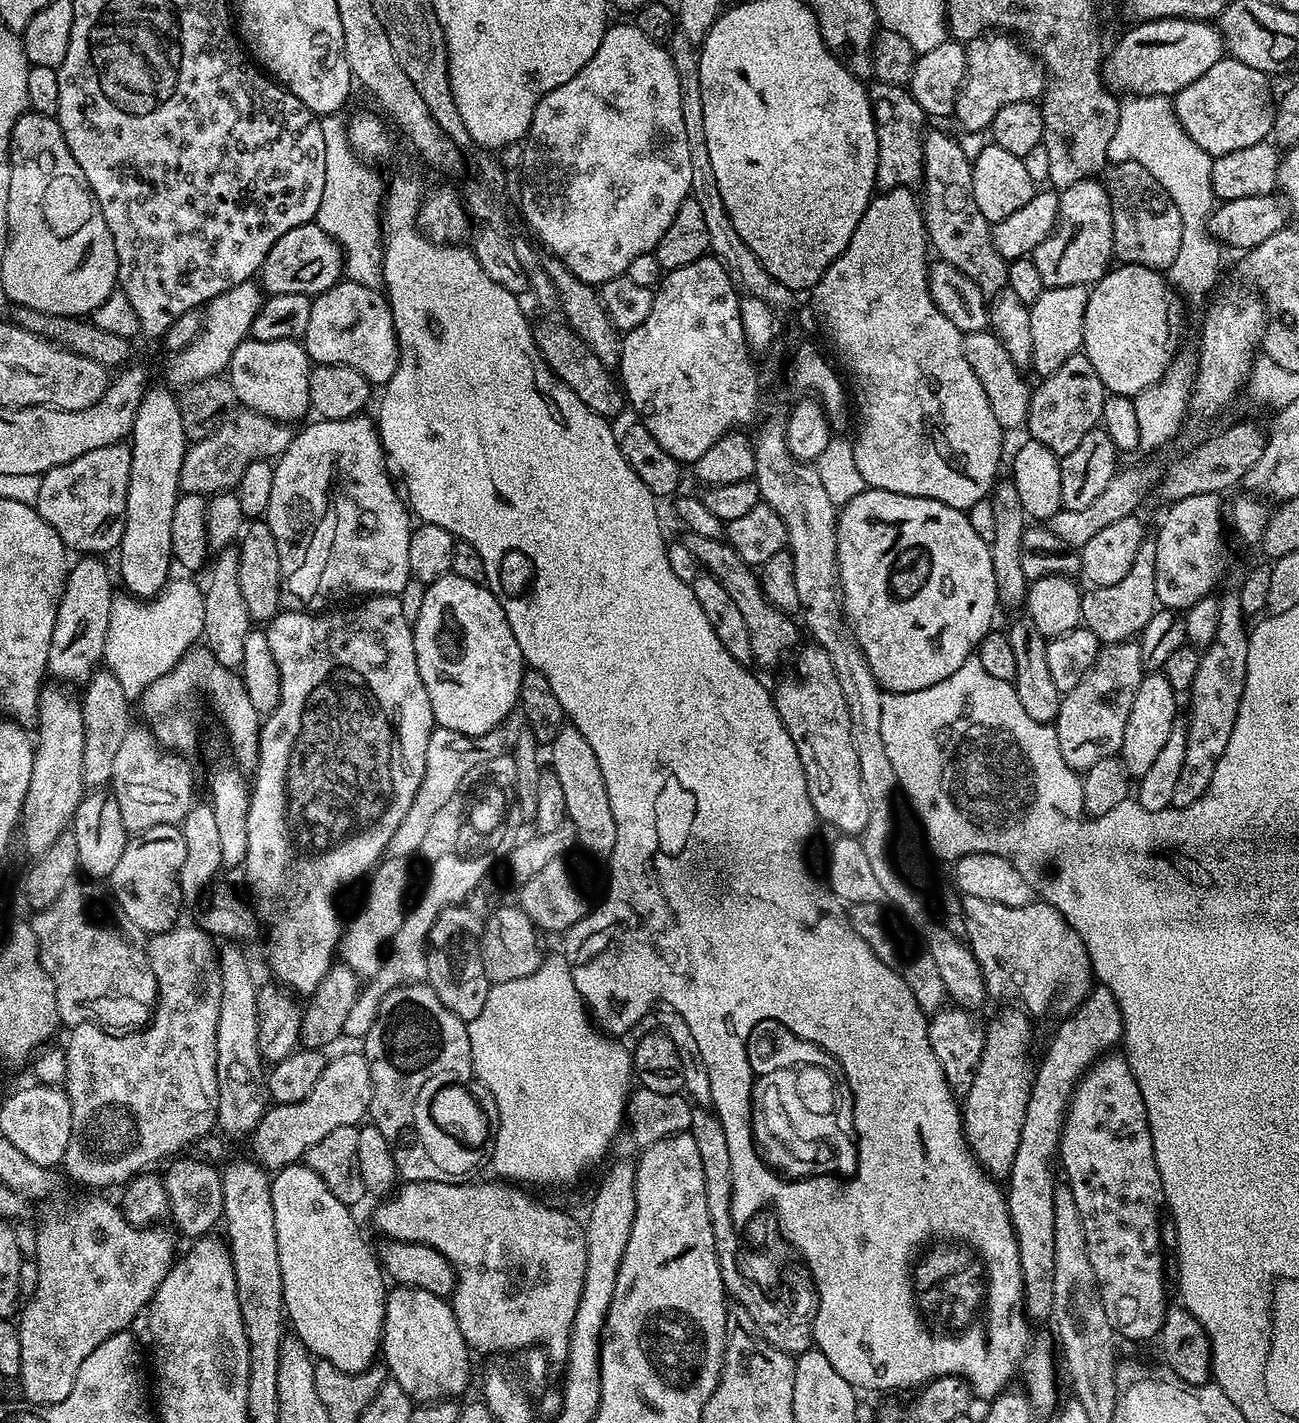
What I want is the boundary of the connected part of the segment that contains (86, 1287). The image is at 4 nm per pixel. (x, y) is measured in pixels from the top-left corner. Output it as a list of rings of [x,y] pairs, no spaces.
[[[100,1194],[89,1196],[92,1196],[89,1200],[66,1209],[61,1216],[46,1217],[36,1228],[37,1254],[34,1261],[38,1268],[38,1286],[34,1294],[27,1297],[18,1316],[22,1338],[22,1366],[18,1383],[24,1387],[22,1396],[29,1404],[62,1402],[72,1391],[82,1362],[102,1342],[125,1331],[134,1317],[147,1309],[178,1256],[176,1244],[172,1241],[173,1233],[167,1227],[131,1224],[126,1222],[113,1201],[111,1204],[103,1200]]]

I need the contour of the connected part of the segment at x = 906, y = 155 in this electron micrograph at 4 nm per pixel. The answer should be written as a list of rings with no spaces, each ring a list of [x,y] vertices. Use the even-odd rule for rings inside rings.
[[[873,83],[868,88],[868,97],[872,103],[872,113],[878,134],[878,170],[876,187],[912,188],[924,179],[924,137],[926,113],[912,97],[907,87],[899,84]]]

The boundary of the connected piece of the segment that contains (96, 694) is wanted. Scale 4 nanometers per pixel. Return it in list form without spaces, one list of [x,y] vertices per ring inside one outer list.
[[[97,670],[83,685],[82,718],[84,719],[84,733],[86,746],[82,746],[82,778],[85,789],[100,790],[111,785],[114,774],[114,757],[122,747],[122,738],[126,738],[128,729],[133,727],[132,712],[128,709],[130,697],[126,690],[122,690],[122,682],[114,678],[114,674],[107,670]]]

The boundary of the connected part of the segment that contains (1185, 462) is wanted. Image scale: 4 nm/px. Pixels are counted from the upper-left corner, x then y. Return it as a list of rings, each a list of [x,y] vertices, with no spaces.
[[[1246,420],[1228,427],[1224,432],[1209,438],[1205,444],[1197,446],[1178,459],[1158,480],[1158,492],[1164,502],[1190,498],[1194,494],[1224,494],[1228,488],[1243,481],[1262,456],[1265,448],[1266,434],[1252,422]]]

